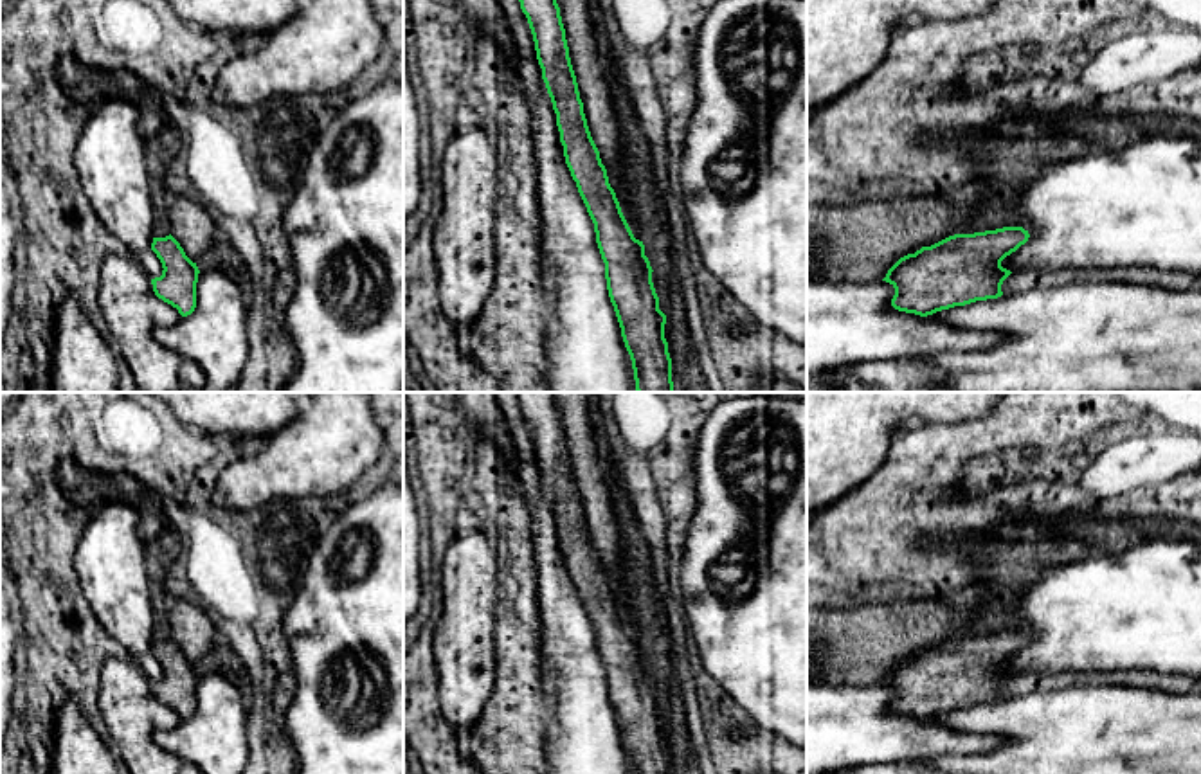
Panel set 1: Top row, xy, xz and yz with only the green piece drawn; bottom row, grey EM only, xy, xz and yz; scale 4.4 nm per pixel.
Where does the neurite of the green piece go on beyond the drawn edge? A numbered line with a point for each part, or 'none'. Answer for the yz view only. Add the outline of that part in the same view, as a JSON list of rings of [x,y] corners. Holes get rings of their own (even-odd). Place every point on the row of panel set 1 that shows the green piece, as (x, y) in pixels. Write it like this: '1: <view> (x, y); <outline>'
none

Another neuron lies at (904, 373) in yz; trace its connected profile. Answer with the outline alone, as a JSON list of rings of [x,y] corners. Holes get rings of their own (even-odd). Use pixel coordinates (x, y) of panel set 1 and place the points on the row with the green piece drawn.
[[[893,358],[879,362],[864,362],[830,371],[823,376],[826,392],[947,392],[938,385],[945,380],[945,373],[920,358]]]

